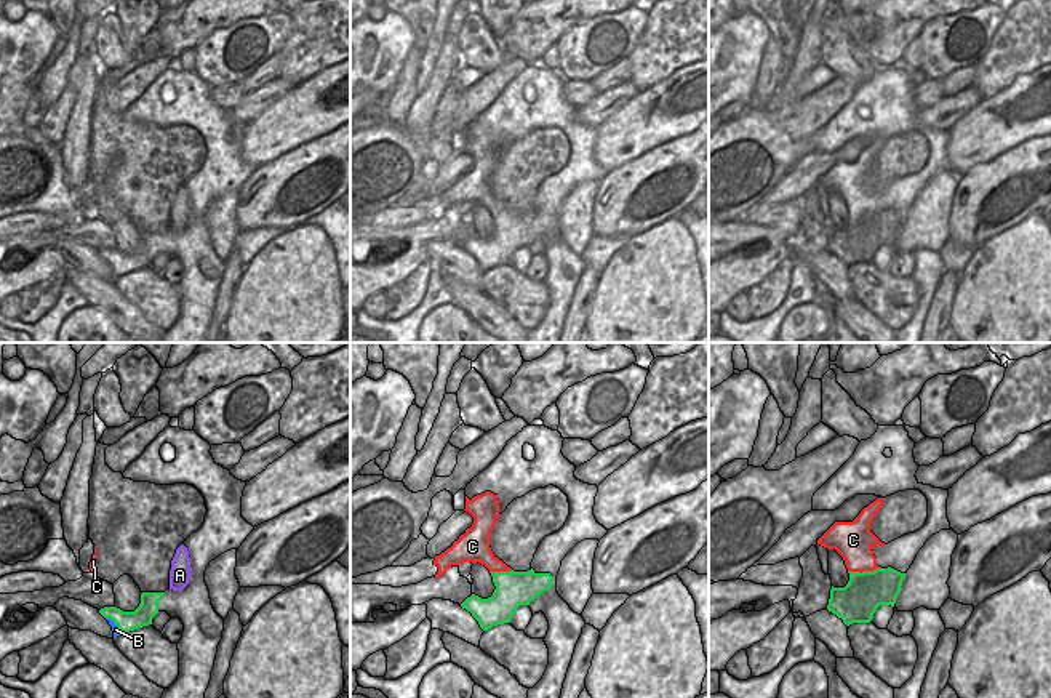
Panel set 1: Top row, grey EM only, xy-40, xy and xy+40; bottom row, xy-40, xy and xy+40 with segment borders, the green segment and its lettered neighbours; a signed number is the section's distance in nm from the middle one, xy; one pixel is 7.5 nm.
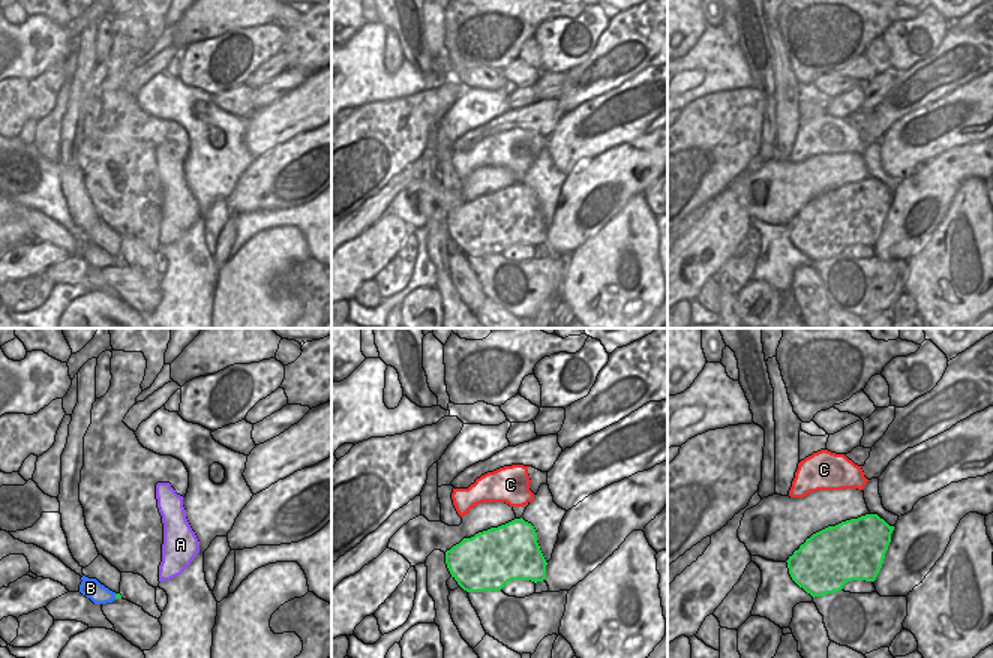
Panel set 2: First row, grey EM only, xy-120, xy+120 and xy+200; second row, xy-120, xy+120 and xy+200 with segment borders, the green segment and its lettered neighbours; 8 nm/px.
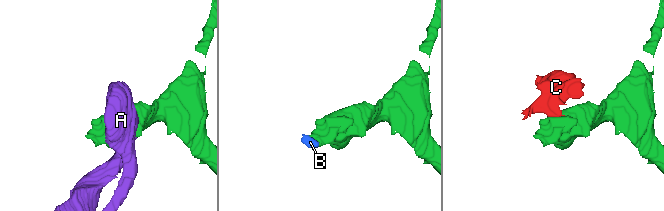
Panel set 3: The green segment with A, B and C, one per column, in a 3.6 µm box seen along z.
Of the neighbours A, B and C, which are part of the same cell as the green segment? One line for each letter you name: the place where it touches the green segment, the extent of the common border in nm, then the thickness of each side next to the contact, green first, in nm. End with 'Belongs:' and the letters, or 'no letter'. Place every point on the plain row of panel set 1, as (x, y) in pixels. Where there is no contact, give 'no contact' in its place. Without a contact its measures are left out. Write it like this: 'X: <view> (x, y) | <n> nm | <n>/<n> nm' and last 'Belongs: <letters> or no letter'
Belongs: no letter

